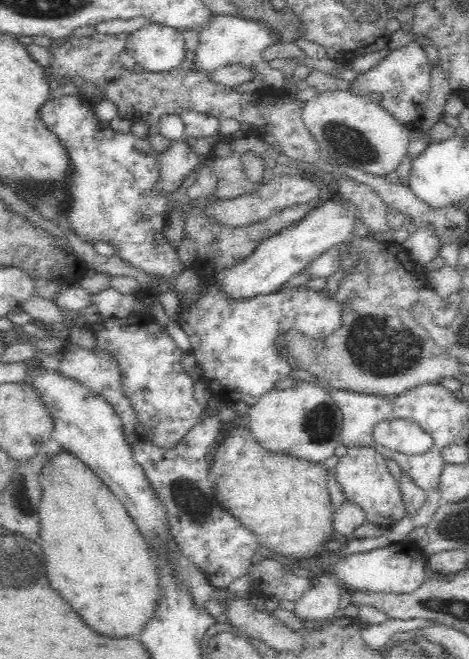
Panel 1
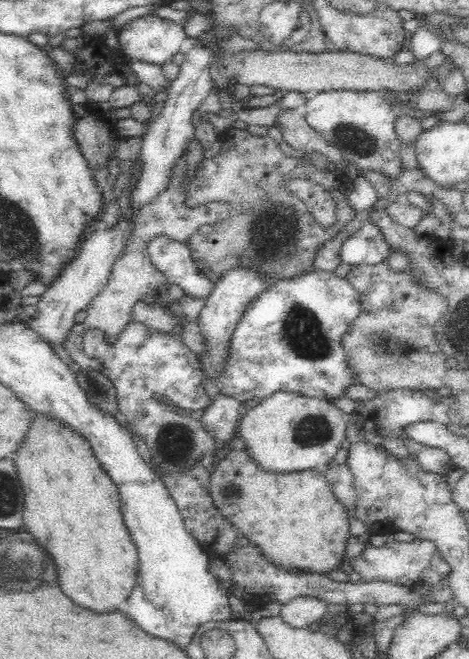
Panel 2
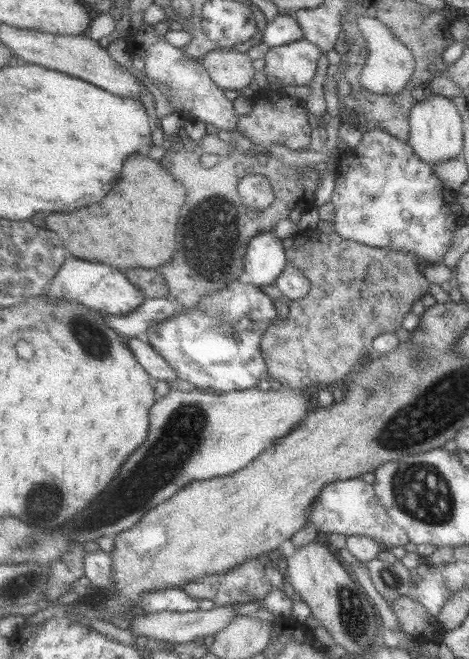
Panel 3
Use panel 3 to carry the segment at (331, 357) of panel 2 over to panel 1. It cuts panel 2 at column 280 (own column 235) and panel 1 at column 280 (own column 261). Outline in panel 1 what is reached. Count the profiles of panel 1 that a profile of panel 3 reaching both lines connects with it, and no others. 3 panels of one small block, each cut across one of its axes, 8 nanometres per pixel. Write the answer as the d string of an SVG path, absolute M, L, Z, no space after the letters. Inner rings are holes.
M208 286L208 290L192 304L182 308L182 314L178 318L178 324L182 330L190 336L192 348L190 354L196 358L198 366L202 368L202 380L206 388L210 390L214 400L220 400L224 404L238 406L240 402L254 406L266 392L274 390L274 384L280 380L284 382L292 370L300 370L300 362L290 356L288 350L288 334L296 332L298 336L304 336L308 340L326 340L344 324L344 312L348 310L346 290L310 290L302 286L288 286L280 292L272 294L258 294L252 300L240 300L236 304L228 304L228 300L218 292L218 286Z

